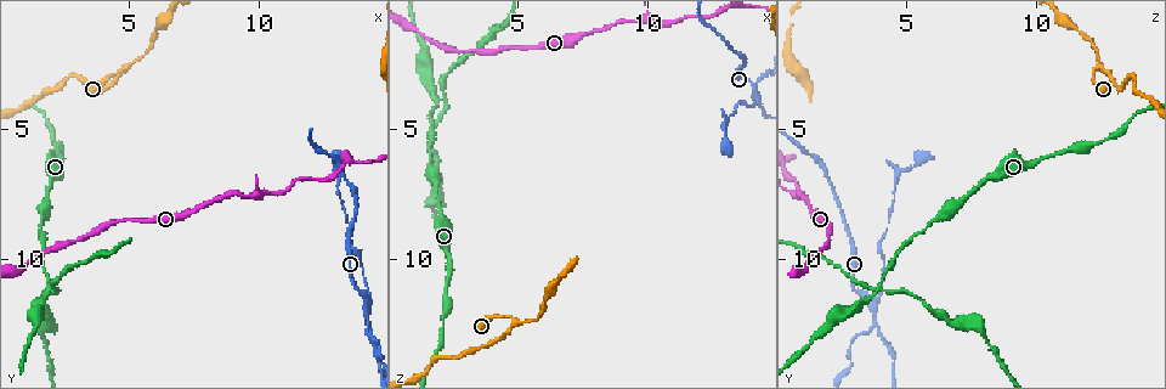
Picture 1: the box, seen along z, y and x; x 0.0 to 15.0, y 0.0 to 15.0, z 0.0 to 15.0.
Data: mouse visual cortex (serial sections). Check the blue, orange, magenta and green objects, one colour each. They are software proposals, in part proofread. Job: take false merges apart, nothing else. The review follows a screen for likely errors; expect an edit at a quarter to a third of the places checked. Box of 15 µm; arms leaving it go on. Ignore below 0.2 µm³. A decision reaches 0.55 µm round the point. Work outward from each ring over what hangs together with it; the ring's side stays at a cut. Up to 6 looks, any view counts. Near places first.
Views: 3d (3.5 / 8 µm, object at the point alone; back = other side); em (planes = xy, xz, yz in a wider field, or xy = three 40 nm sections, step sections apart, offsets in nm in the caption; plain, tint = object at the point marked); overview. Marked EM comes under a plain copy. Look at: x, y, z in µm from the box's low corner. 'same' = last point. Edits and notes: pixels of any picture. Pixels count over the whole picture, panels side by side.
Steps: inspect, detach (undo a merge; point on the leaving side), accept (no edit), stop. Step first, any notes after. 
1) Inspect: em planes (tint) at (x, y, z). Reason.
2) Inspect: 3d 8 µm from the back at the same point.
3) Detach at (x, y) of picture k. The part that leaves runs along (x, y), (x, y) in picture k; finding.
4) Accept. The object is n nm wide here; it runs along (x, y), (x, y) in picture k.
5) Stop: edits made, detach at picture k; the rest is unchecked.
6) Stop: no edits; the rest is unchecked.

Inspect: 3d 8 µm at (14.2, 12.4, 3.8).

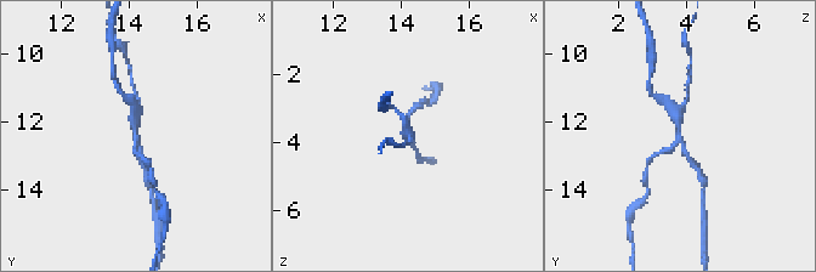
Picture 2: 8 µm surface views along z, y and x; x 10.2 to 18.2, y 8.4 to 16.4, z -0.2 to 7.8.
Inspect: 3d 3.5 µm from the back at (14.2, 12.5, 3.8).

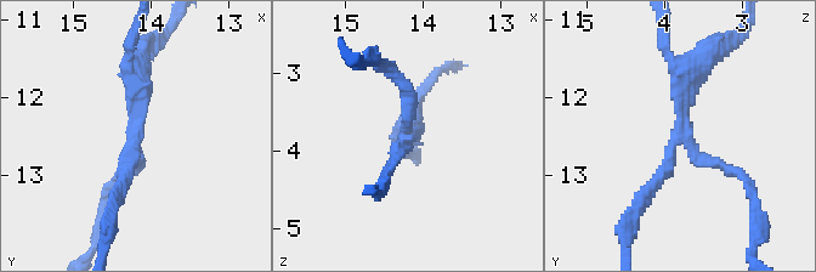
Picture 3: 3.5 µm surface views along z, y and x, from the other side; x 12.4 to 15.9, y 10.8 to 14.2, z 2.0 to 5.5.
Inspect: em xy step 3 (tint) at (14.20, 12.45, 3.80). 3 arms meet here; the arms are 150, 200, 300 nm wide; shape alone is not enough.

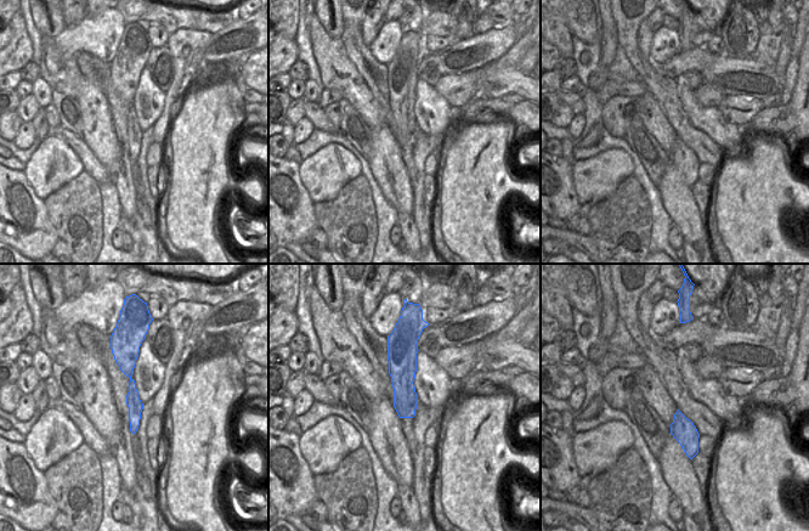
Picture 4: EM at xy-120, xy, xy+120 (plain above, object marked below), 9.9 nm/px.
Detach at (715, 162) of picture 3. The part that leaves runs along (675, 61), (666, 50), (662, 32) in picture 3; two cells meet here.

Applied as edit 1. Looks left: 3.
Inspect: 3d 3.5 µm from the back at (1.9, 11.2, 3.9). Four or more arms meet.

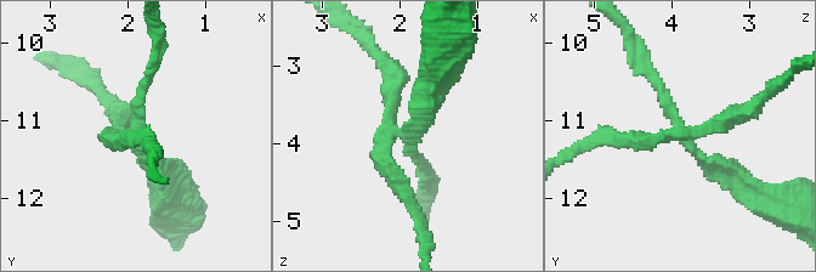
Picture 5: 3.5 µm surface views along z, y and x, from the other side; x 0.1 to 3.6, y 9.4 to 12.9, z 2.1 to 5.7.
Inspect: em xy step 5 (tint) at (1.90, 11.10, 3.90). 4 arms meet here; the arms are 150, 200, 200, 250 nm wide.

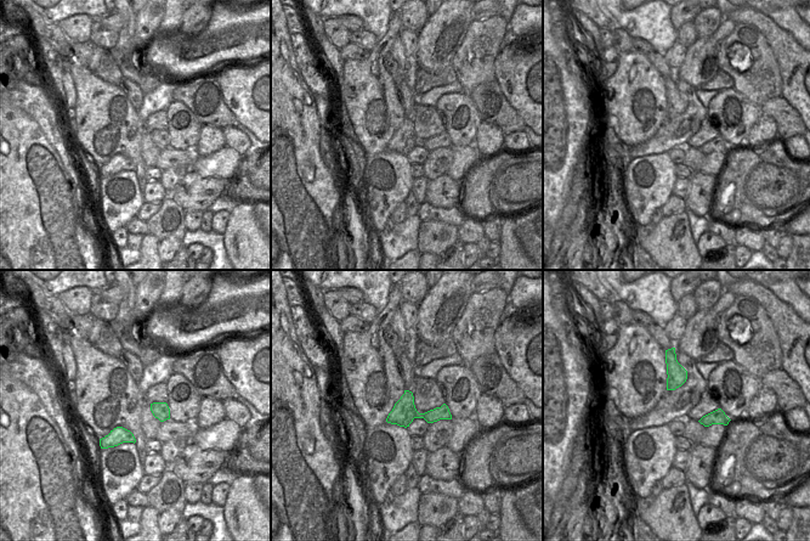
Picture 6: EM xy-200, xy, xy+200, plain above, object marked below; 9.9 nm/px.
Detach at (640, 145) of picture 5. A border runs along (423, 413), (424, 417) in picture 6; two cells meet here.

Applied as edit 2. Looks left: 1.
Stop: edits made, detach at picture 3, detach at picture 5; the rest is unchecked.

